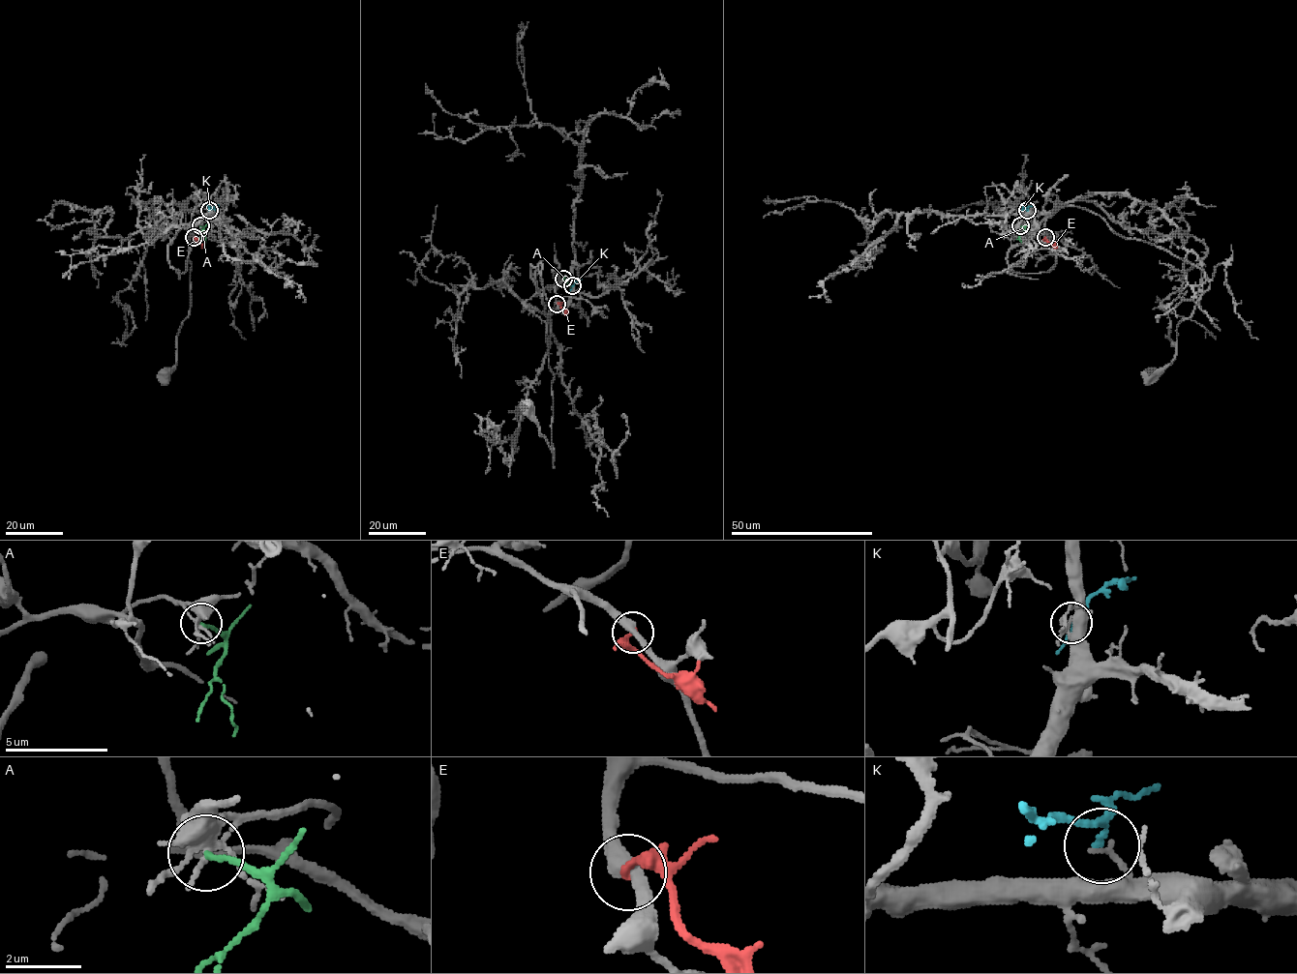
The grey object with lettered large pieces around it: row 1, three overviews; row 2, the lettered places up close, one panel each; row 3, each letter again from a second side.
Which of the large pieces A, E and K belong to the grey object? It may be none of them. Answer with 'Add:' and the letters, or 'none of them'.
Add: none of them

